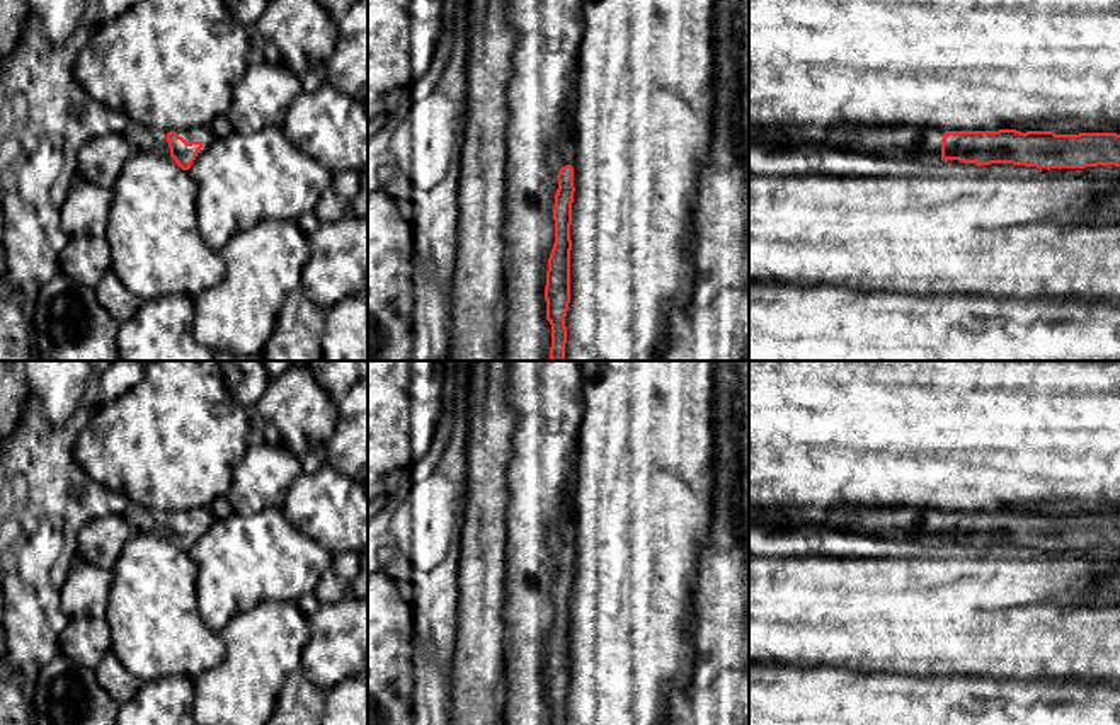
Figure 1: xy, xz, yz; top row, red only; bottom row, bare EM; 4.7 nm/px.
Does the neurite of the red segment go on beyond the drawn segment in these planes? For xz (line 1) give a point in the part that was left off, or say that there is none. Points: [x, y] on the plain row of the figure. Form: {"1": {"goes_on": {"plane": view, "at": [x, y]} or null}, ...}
{"1": {"goes_on": {"plane": "xz", "at": [569, 528]}}}

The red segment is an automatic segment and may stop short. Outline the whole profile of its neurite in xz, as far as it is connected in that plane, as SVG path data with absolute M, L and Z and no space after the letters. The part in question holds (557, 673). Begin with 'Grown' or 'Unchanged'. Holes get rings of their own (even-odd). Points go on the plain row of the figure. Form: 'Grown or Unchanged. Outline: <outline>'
Grown. Outline: M570 517L562 522L558 543L562 546L557 562L555 575L555 625L548 640L546 652L546 701L551 706L551 725L567 725L565 698L570 684L570 606L574 584L574 541L577 536L577 524Z

